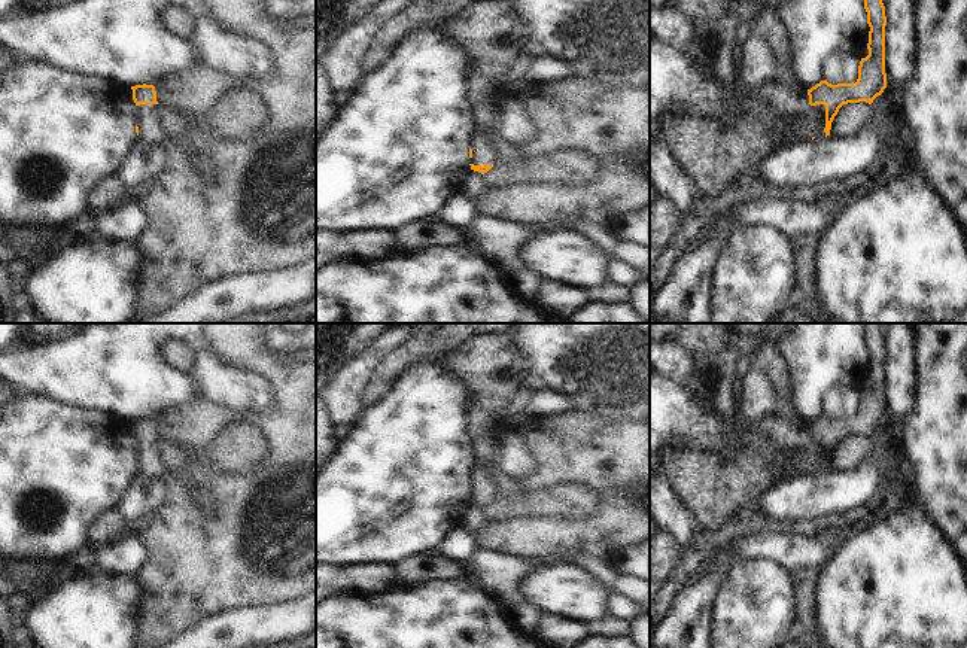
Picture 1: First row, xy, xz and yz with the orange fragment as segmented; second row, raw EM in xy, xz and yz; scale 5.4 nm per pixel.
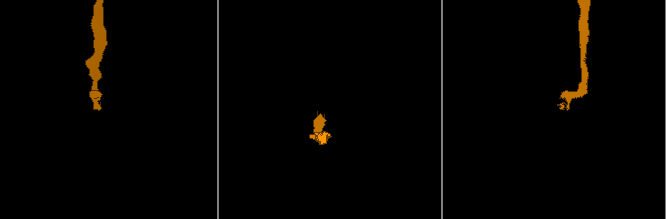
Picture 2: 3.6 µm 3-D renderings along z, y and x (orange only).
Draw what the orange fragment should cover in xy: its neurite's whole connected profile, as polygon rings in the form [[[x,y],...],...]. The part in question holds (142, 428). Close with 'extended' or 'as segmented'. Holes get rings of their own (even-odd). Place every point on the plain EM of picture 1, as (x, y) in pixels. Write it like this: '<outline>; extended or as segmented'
[[[153,419],[131,420],[133,433],[137,439],[137,459],[136,466],[140,474],[153,480],[162,480],[167,474],[162,460],[159,459],[159,439],[156,435],[156,425]]]; extended

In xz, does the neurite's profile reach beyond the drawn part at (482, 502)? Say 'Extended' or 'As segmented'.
Extended.

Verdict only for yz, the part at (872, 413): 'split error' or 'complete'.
split error

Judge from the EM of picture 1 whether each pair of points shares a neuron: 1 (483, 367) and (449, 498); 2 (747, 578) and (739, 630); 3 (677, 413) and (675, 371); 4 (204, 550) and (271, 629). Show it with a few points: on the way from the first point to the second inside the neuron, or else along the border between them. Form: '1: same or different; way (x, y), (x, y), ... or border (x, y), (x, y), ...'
1: different; border (467, 396), (467, 434), (477, 462)
2: same; way (747, 592), (747, 617)
3: different; border (665, 377), (680, 385)
4: different; border (288, 601), (265, 607), (239, 607), (219, 614)

